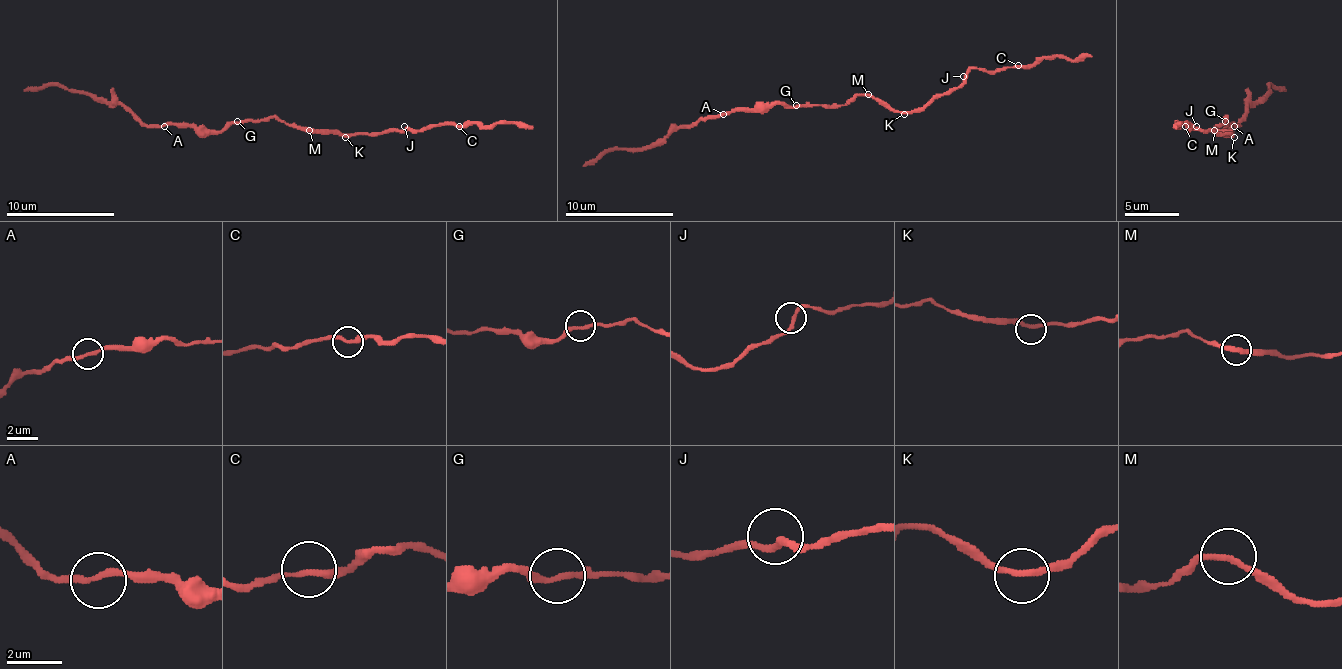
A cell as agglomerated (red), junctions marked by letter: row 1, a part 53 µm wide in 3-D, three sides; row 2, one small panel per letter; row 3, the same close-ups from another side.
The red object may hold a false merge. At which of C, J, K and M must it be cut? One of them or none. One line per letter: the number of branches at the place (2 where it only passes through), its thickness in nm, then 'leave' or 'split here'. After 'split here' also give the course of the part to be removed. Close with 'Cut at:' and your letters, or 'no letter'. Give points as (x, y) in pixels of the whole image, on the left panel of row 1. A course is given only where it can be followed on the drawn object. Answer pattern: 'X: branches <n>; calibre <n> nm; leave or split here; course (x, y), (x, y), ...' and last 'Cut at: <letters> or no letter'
C: branches 2; calibre 220 nm; leave
J: branches 2; calibre 240 nm; leave
K: branches 2; calibre 200 nm; leave
M: branches 2; calibre 240 nm; leave
Cut at: no letter

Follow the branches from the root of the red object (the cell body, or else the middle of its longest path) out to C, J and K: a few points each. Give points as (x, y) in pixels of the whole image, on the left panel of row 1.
C: (277, 121), (337, 135), (380, 135), (442, 124), (459, 126)
J: (277, 121), (294, 124), (299, 129), (318, 129), (337, 135), (380, 135), (402, 132), (404, 126)
K: (277, 121), (294, 124), (299, 129), (334, 132), (345, 137)

